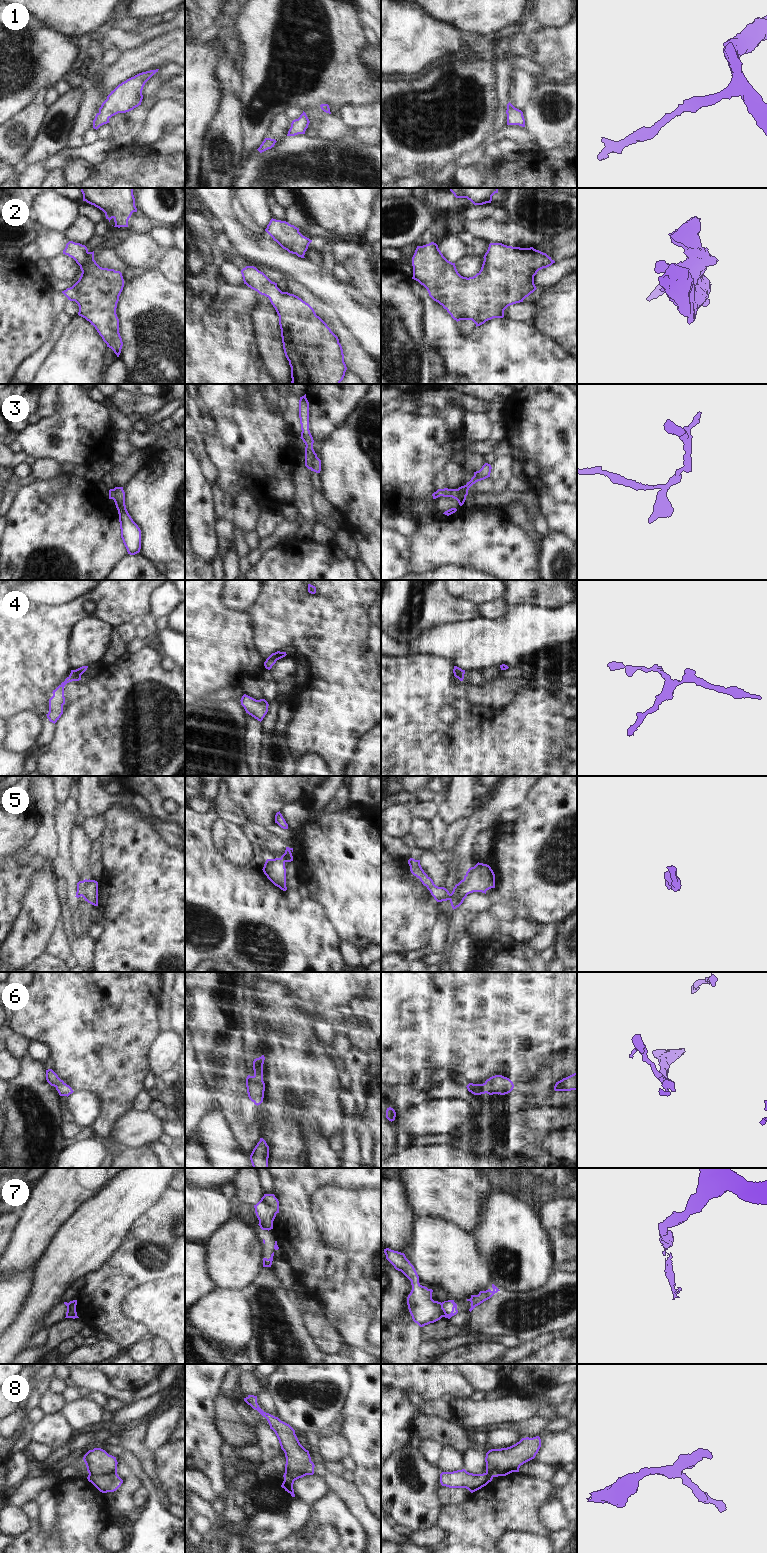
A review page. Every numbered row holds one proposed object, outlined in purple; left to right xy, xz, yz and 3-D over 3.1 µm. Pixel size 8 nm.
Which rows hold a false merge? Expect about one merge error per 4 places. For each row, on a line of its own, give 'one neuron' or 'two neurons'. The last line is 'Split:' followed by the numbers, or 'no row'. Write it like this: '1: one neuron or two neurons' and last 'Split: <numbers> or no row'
1: one neuron
2: one neuron
3: two neurons
4: one neuron
5: one neuron
6: one neuron
7: two neurons
8: two neurons
Split: 3, 7, 8

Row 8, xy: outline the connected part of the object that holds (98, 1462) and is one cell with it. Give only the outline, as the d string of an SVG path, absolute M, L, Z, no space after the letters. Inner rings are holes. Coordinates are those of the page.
M101 1448L89 1450L83 1457L89 1475L106 1476L117 1472L116 1457Z

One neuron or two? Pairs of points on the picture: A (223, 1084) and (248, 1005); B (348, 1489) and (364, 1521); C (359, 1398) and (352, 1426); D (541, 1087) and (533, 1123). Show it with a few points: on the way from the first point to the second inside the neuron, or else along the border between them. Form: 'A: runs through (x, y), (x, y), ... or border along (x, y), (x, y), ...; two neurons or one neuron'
A: border along (242, 1001), (240, 1009), (242, 1049); two neurons
B: runs through (350, 1497), (361, 1513); one neuron
C: runs through (358, 1405), (358, 1419); one neuron
D: border along (545, 1104), (519, 1109), (514, 1112); two neurons

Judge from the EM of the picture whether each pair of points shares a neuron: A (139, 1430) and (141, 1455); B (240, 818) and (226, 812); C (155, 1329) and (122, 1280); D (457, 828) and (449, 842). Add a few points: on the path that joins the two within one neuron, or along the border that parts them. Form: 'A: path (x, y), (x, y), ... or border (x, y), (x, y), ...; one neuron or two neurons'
A: path (138, 1436), (138, 1449); one neuron
B: path (237, 816), (229, 812); one neuron
C: border (151, 1280), (125, 1296), (122, 1313); two neurons
D: path (454, 831), (451, 839); one neuron

